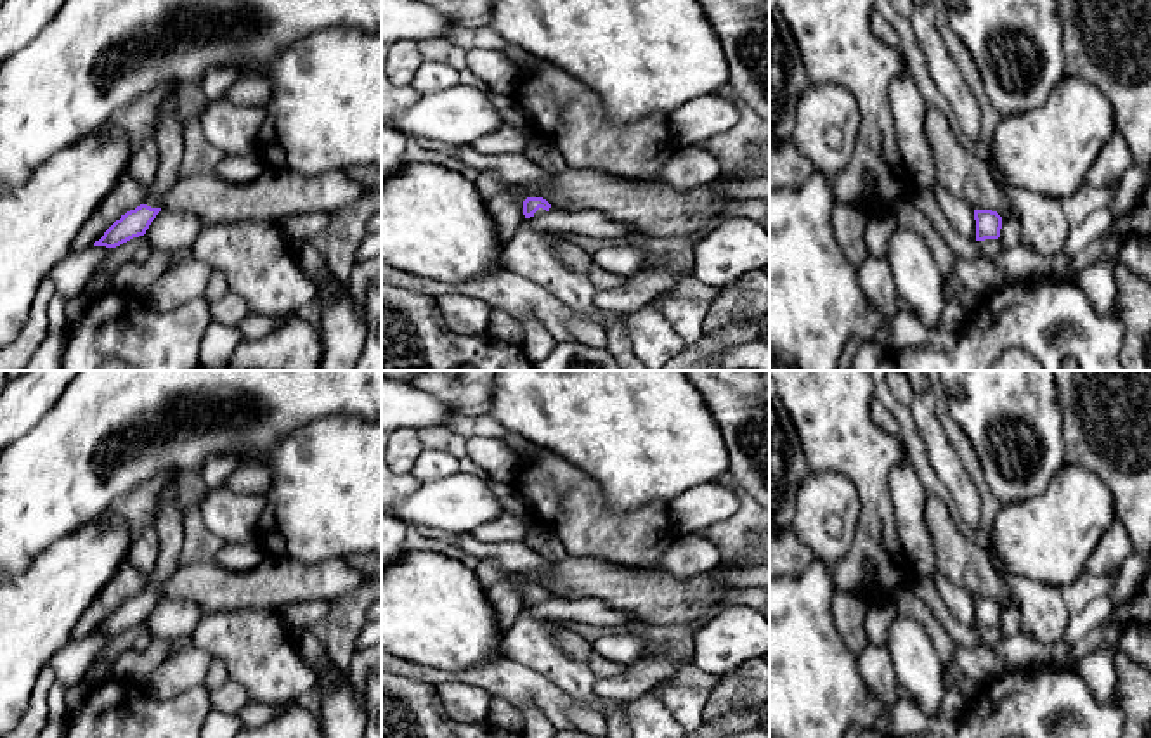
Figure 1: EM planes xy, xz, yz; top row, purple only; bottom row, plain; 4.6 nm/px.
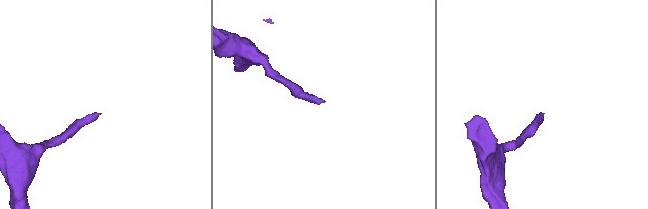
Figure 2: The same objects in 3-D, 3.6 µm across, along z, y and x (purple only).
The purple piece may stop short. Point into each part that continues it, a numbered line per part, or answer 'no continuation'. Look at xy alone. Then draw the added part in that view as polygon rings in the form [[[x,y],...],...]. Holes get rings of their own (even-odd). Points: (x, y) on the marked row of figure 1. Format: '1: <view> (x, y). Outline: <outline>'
1: xy (169, 135). Outline: [[[166,90],[163,95],[165,100],[159,107],[159,121],[154,133],[159,163],[156,177],[149,185],[147,197],[144,199],[144,204],[151,208],[163,206],[163,197],[180,177],[180,165],[185,152],[185,140],[177,109],[177,94],[175,90]]]

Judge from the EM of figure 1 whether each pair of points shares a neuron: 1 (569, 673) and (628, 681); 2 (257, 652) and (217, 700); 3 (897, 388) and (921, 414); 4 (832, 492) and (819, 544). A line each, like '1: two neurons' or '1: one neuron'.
1: two neurons
2: two neurons
3: two neurons
4: one neuron

